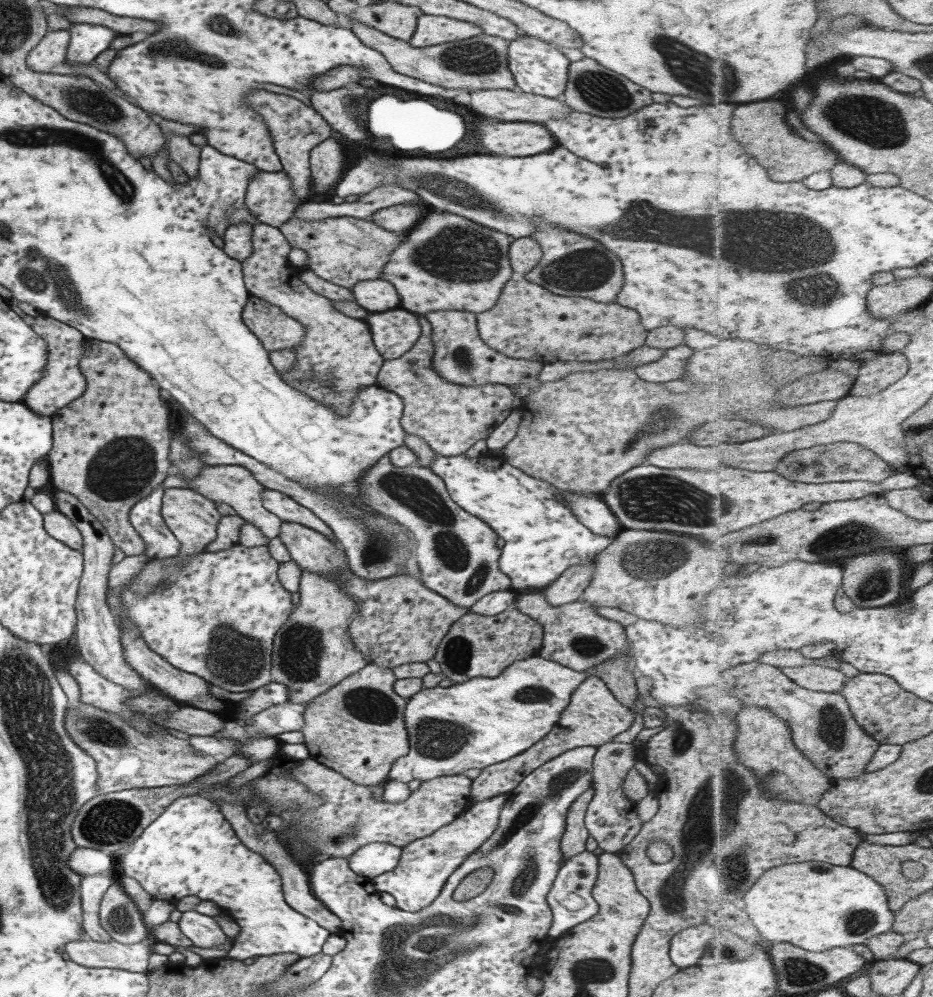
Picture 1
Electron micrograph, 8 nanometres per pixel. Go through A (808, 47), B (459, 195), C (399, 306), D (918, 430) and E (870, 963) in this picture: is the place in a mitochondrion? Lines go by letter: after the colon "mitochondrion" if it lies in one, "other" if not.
A: other
B: mitochondrion
C: other
D: other
E: other

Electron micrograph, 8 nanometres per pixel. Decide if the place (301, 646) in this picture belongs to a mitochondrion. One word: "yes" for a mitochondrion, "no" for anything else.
yes

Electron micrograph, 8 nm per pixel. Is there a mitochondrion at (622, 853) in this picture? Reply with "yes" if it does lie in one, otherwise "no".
no

